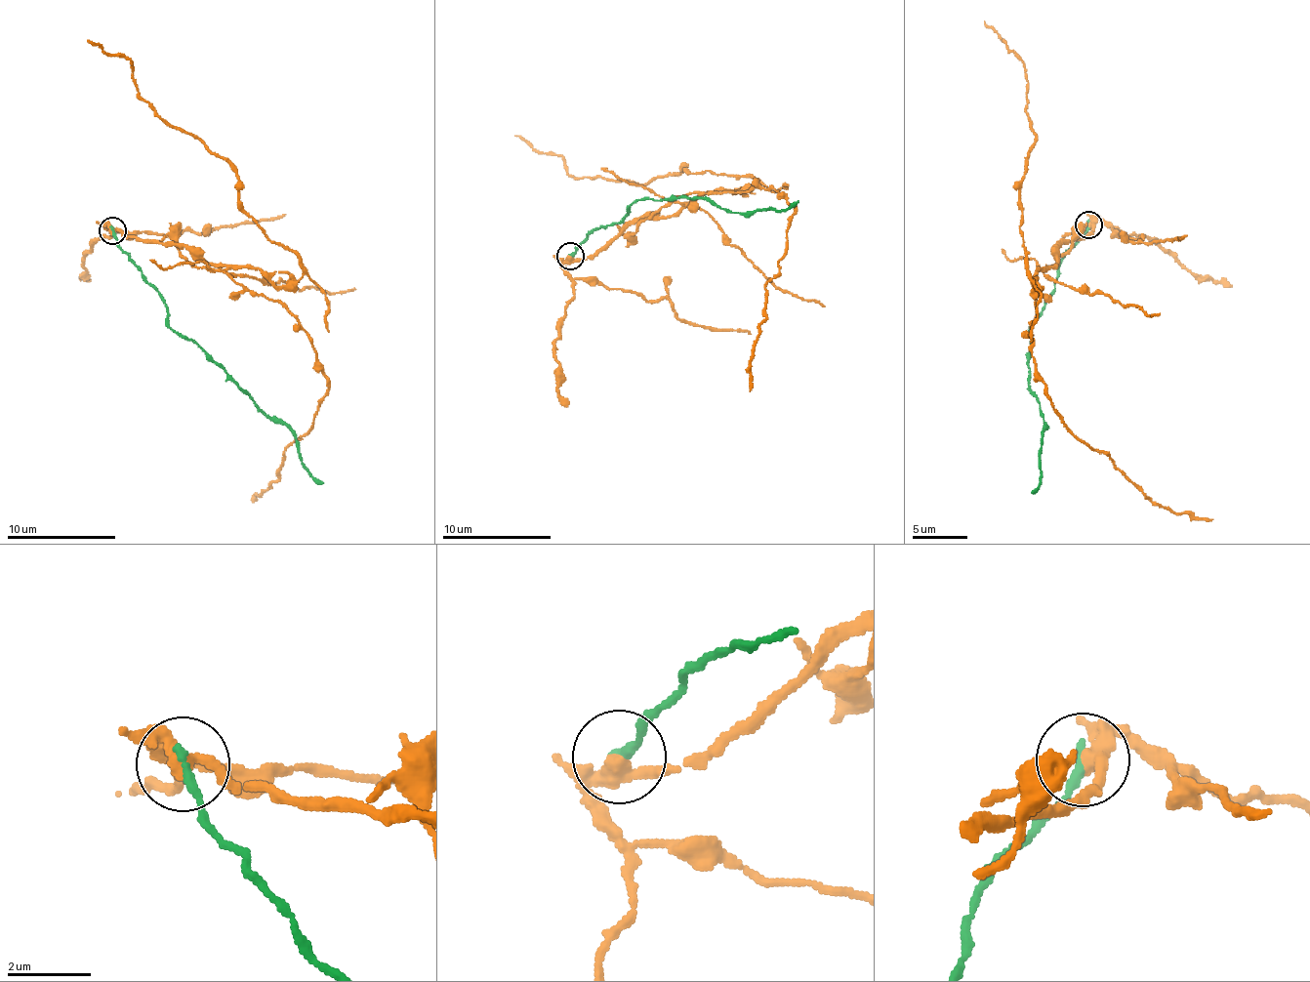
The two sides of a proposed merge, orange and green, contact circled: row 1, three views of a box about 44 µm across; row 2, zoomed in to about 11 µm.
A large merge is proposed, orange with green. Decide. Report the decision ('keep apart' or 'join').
keep apart

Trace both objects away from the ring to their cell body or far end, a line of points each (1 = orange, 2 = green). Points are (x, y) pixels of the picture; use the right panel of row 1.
1: (1087, 225), (1061, 243), (1057, 265), (1039, 269), (1035, 287), (1021, 209), (1036, 139), (1027, 70), (983, 21)
2: (1087, 225), (1058, 266), (1046, 305), (1029, 330), (1030, 393), (1044, 430), (1042, 482), (1032, 491)

